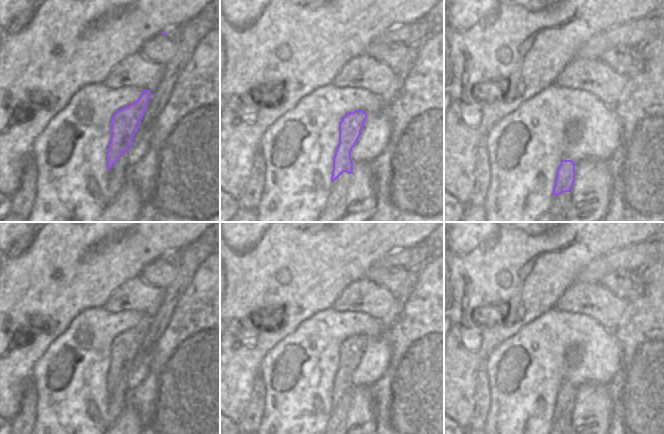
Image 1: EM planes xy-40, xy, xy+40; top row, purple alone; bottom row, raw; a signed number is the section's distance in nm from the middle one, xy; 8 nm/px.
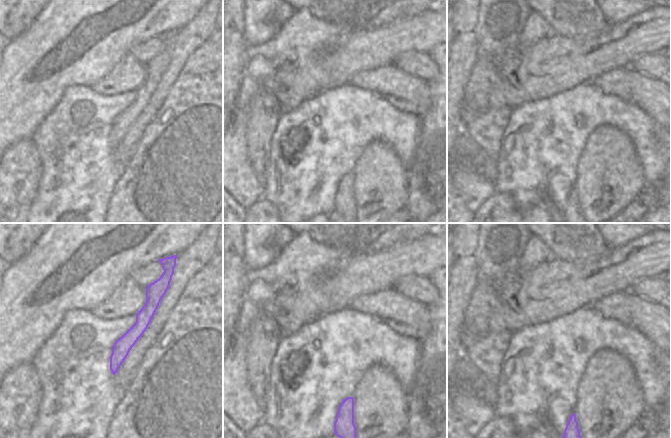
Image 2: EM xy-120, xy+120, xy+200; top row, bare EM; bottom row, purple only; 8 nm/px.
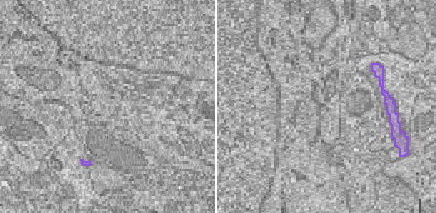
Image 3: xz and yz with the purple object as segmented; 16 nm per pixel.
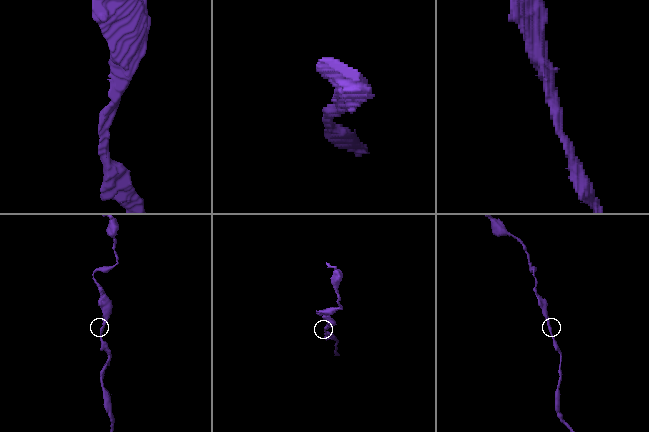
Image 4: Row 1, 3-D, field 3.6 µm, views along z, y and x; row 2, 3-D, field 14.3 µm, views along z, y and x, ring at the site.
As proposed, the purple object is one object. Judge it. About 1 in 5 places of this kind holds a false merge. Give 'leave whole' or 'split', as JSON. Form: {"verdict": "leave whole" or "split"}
{"verdict": "leave whole"}

